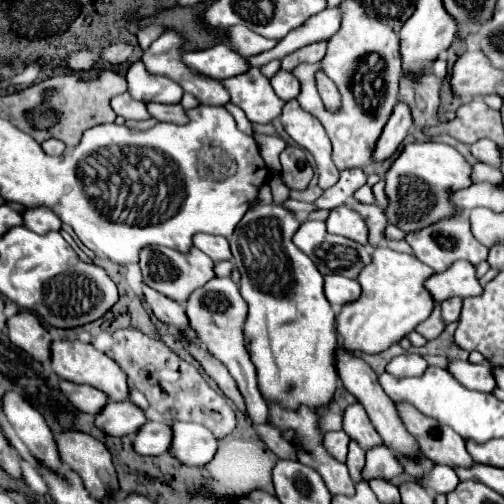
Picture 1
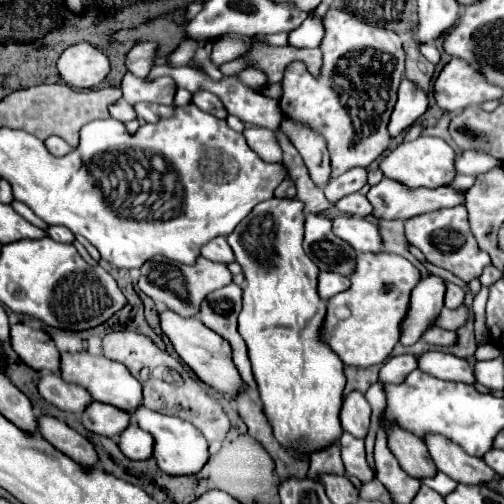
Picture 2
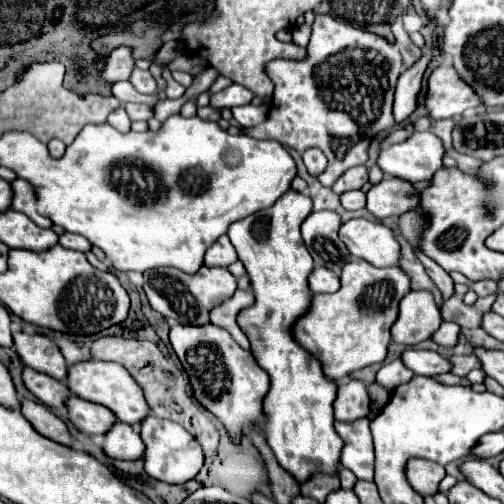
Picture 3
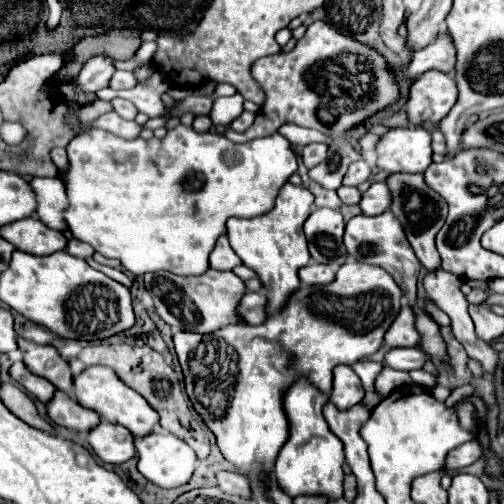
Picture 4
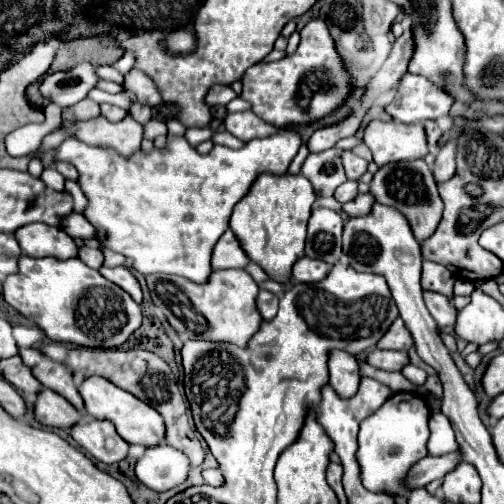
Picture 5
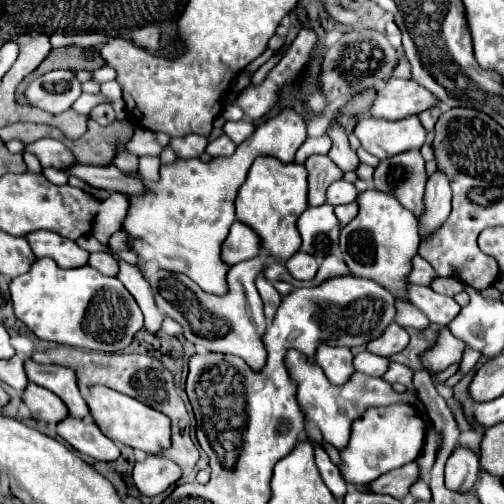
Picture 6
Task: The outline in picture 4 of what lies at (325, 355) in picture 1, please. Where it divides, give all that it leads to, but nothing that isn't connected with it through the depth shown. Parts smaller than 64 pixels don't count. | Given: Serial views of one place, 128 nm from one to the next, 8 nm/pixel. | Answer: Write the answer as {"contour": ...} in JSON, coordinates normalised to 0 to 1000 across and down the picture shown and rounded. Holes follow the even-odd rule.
{"contour":[[[567,361],[548,393],[548,409],[532,425],[520,425],[496,437],[456,433],[448,444],[452,476],[460,492],[476,508],[480,524],[500,532],[512,544],[528,575],[524,583],[532,587],[532,627],[560,615],[560,607],[571,599],[579,579],[595,571],[591,536],[615,524],[615,500],[607,488],[599,444],[607,429],[619,421],[619,401],[623,401],[623,389],[615,377],[607,377],[603,369],[583,369]],[[591,750],[563,774],[563,817],[571,825],[571,873],[556,901],[548,905],[544,944],[571,984],[595,980],[647,980],[655,992],[679,984],[679,921],[683,893],[679,877],[659,861],[643,833],[643,802],[651,802],[655,786],[635,778],[611,750]]]}

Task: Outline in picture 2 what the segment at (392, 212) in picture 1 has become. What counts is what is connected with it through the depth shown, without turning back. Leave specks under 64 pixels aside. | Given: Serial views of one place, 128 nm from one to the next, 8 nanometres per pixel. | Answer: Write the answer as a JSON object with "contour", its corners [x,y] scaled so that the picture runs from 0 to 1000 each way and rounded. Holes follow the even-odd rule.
{"contour":[[[833,270],[821,282],[802,282],[794,286],[782,302],[774,302],[758,321],[754,321],[754,337],[762,341],[766,353],[778,357],[794,357],[802,369],[810,373],[869,373],[869,369],[889,369],[897,365],[897,357],[905,353],[905,333],[901,333],[901,317],[905,306],[901,298],[877,278],[877,274],[861,274],[861,270]]]}

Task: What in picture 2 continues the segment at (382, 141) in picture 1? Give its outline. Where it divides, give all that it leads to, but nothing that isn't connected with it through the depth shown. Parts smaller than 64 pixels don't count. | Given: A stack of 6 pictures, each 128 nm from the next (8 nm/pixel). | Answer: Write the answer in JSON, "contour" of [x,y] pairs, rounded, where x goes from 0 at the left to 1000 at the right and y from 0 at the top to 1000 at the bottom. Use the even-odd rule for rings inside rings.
{"contour":[[[798,159],[790,179],[790,202],[770,246],[774,274],[786,274],[794,262],[813,254],[845,222],[845,214],[849,214],[845,187],[825,167],[817,163],[810,167],[810,159]]]}

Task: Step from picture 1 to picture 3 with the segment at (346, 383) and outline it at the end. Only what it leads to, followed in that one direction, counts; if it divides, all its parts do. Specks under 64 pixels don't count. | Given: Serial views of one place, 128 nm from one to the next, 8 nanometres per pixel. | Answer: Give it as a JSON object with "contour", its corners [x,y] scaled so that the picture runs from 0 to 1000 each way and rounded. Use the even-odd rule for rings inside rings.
{"contour":[[[817,909],[806,921],[806,944],[810,944],[810,956],[817,960],[817,968],[833,984],[857,984],[869,976],[869,960],[885,944],[885,937],[881,937],[881,925],[857,917],[857,913]]]}

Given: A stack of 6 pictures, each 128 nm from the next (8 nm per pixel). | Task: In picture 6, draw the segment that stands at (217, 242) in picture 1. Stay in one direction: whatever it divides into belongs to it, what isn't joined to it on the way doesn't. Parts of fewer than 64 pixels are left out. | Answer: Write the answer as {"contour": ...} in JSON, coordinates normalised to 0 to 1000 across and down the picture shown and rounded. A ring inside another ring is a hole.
{"contour":[[[464,440],[456,452],[452,472],[444,476],[444,492],[440,492],[440,516],[452,528],[464,528],[472,520],[508,512],[520,500],[516,492],[516,472],[480,440]]]}

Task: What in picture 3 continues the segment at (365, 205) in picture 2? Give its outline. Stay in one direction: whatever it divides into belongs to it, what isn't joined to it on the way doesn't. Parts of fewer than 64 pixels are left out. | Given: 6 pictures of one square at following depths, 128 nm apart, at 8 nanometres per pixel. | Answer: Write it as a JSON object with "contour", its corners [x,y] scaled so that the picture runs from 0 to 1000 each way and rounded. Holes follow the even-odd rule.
{"contour":[[[694,377],[675,389],[675,401],[687,417],[714,417],[726,409],[726,385],[718,377]]]}

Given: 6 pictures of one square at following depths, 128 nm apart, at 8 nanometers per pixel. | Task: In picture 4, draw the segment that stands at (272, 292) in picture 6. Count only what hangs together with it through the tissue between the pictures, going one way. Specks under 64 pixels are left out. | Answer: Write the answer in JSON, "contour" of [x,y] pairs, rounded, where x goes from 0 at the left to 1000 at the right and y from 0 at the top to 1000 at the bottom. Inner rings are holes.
{"contour":[[[488,579],[476,595],[476,611],[468,611],[468,619],[476,619],[476,635],[480,643],[520,643],[528,635],[528,587],[516,579]]]}

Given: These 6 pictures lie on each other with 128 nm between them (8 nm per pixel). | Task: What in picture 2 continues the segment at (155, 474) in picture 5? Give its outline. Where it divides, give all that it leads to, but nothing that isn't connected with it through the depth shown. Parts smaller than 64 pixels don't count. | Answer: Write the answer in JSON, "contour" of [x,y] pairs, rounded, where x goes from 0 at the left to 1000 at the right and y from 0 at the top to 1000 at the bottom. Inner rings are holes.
{"contour":[[[278,802],[278,810],[266,817],[266,825],[270,825],[278,849],[306,865],[306,873],[310,873],[306,909],[310,909],[321,937],[341,940],[341,944],[389,940],[413,917],[413,877],[381,837],[357,833],[349,825],[329,825],[329,821],[317,821],[317,817],[302,817],[286,802]]]}

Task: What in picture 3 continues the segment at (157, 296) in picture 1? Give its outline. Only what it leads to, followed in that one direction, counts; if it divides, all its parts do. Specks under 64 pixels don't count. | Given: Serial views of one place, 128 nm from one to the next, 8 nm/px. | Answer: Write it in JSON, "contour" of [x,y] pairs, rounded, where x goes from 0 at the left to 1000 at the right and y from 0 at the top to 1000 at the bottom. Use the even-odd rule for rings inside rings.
{"contour":[[[425,643],[405,647],[341,647],[337,651],[337,683],[357,710],[381,774],[385,790],[417,813],[437,837],[448,845],[464,877],[476,877],[480,857],[500,841],[524,837],[520,794],[532,778],[532,742],[508,722],[500,698],[480,694],[464,671]]]}

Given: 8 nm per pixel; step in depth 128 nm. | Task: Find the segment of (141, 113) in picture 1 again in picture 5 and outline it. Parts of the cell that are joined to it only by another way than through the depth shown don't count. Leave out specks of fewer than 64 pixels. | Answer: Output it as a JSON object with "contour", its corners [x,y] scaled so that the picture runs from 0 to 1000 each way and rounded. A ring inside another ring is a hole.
{"contour":[[[258,226],[238,242],[206,238],[206,230],[183,238],[123,238],[115,258],[91,268],[83,278],[83,302],[115,292],[133,274],[151,274],[183,290],[222,290],[242,310],[258,310],[278,294],[286,270],[286,250],[274,246]]]}

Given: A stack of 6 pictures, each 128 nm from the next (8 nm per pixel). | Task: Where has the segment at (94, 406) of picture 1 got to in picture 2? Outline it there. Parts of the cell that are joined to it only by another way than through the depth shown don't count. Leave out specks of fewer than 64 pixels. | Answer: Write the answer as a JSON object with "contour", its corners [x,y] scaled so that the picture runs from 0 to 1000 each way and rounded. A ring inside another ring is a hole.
{"contour":[[[111,742],[83,746],[83,754],[75,758],[75,774],[95,798],[111,802],[119,813],[147,821],[163,821],[167,810],[175,810],[175,802],[187,798],[171,770],[159,770],[155,762],[135,762]]]}

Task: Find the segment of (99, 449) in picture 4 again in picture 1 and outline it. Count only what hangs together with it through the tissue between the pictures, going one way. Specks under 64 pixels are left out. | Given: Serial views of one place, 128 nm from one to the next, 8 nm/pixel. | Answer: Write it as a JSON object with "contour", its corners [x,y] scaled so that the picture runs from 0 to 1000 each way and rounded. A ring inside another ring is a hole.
{"contour":[[[294,833],[266,869],[266,893],[286,905],[317,905],[341,881],[341,849],[333,837],[302,837]]]}

